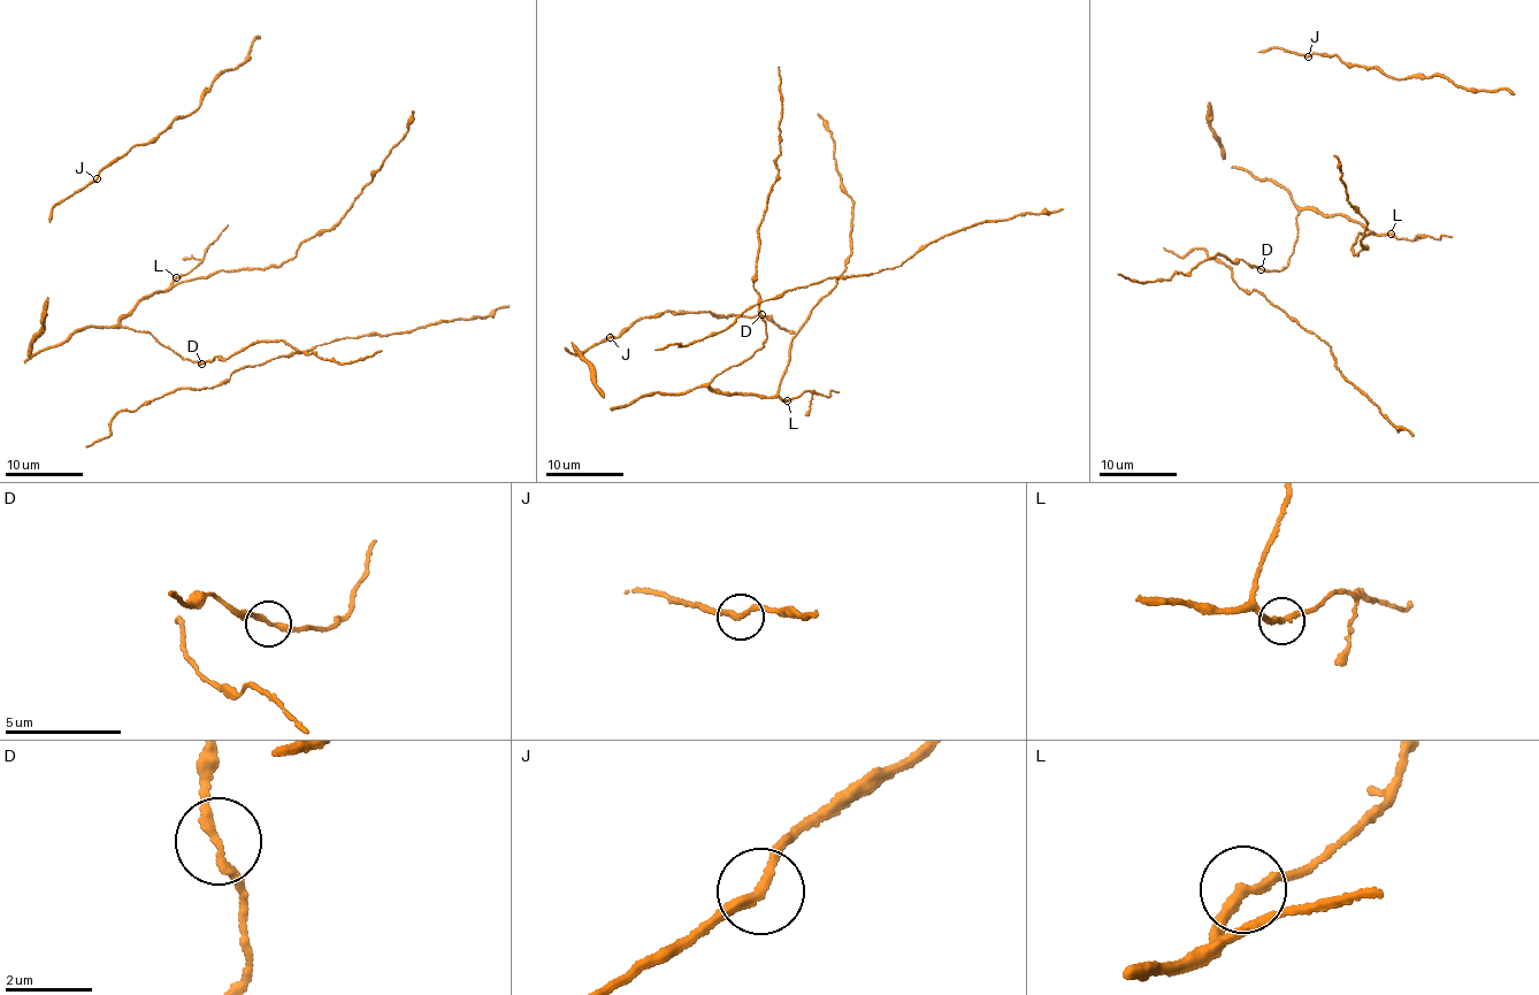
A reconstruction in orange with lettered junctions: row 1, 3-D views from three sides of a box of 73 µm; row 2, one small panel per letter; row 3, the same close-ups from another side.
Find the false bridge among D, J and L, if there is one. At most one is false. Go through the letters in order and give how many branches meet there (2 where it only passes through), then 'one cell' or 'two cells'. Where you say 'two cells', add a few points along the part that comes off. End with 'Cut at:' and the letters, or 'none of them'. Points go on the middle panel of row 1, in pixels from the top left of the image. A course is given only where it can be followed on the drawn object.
D: branches 2; one cell
J: branches 2; one cell
L: branches 2; one cell
Cut at: none of them

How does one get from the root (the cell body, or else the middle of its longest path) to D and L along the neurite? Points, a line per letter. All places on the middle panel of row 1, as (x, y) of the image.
D: (636, 402), (656, 392), (675, 395), (707, 384), (749, 358), (767, 336), (762, 314)
L: (636, 402), (656, 392), (675, 395), (707, 384), (722, 392), (775, 393), (788, 402)

